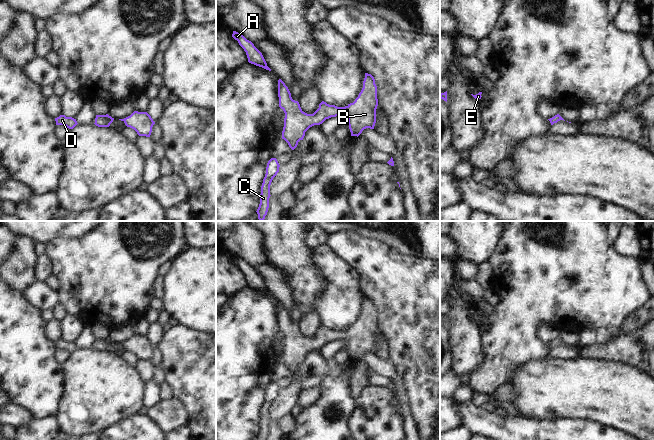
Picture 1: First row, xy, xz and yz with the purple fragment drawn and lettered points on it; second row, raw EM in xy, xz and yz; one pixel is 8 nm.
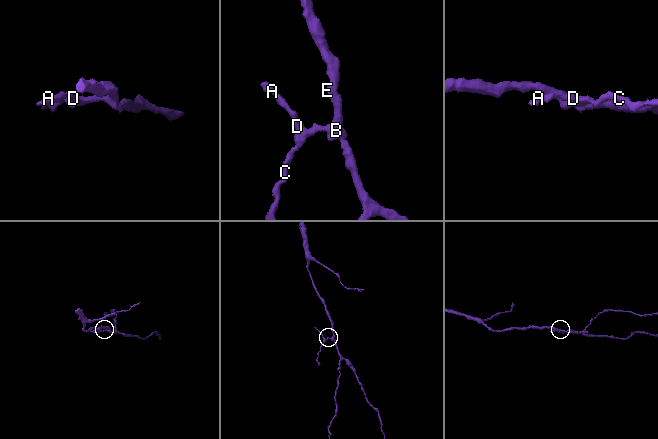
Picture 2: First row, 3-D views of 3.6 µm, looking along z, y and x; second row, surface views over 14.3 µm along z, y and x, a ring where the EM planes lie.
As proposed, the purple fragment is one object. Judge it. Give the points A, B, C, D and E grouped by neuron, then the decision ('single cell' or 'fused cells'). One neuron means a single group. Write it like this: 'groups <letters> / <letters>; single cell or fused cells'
groups A B C D E; single cell

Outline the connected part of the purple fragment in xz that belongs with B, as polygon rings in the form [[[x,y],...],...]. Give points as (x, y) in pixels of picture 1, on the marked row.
[[[365,73],[363,88],[358,97],[345,107],[322,101],[313,114],[307,114],[302,111],[299,102],[292,99],[288,87],[281,79],[278,80],[278,97],[279,107],[285,113],[282,139],[292,150],[303,140],[310,127],[320,125],[331,117],[347,117],[351,136],[357,137],[366,128],[374,129],[376,123],[377,86],[374,77],[368,73]]]

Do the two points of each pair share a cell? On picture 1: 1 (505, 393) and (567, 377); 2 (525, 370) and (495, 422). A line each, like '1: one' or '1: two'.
1: two
2: two

